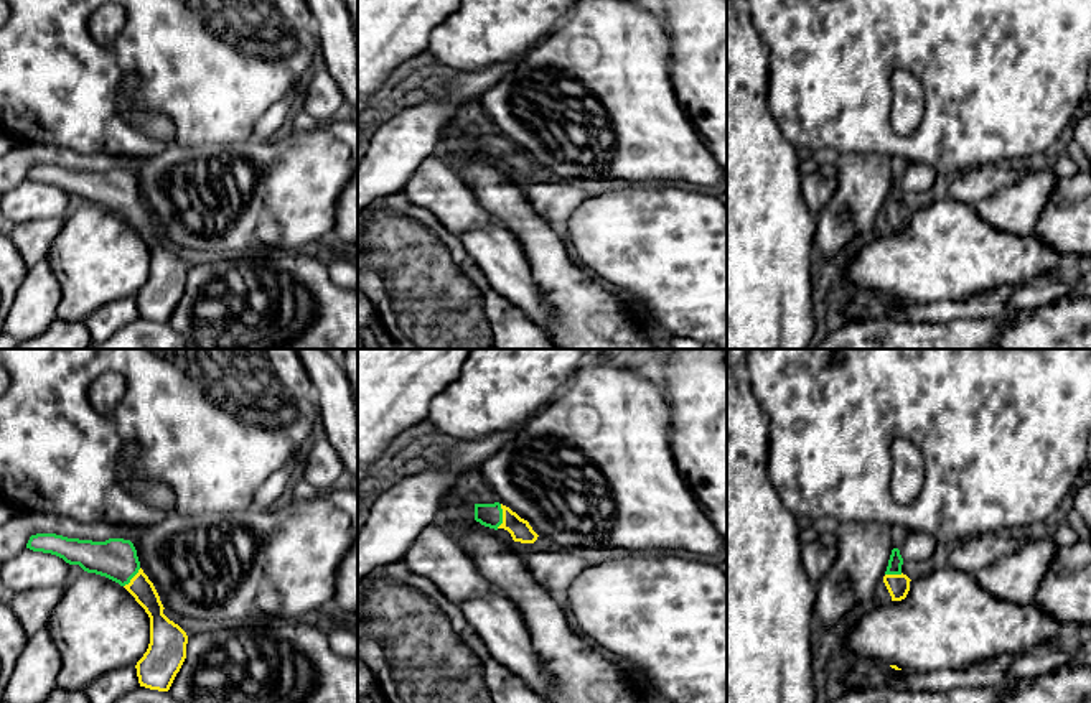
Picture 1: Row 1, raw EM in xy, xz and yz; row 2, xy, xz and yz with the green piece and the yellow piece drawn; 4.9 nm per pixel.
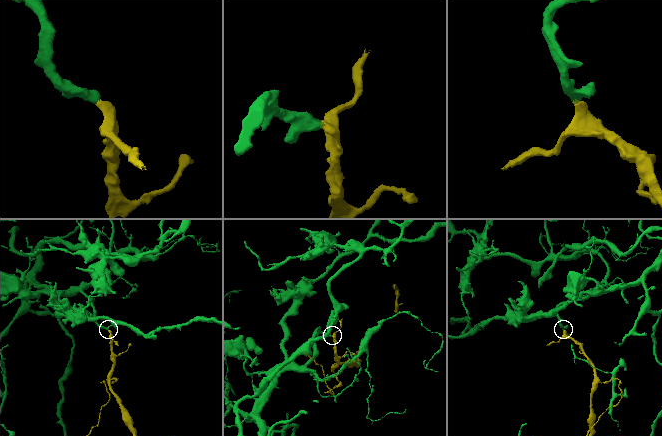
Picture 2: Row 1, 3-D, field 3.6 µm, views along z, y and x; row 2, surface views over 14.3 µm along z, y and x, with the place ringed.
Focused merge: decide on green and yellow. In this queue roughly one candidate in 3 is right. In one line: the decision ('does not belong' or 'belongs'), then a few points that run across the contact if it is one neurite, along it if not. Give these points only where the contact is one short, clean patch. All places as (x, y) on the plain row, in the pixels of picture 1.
belongs; line xz (490, 147), (501, 147), (519, 160)

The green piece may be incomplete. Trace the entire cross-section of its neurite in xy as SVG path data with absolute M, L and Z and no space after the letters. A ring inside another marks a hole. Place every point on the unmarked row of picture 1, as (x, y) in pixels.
M56 165L31 166L26 179L51 184L87 204L105 207L124 217L150 249L150 275L137 293L140 318L168 323L186 290L186 263L163 245L160 227L140 199L130 171L105 173L68 170Z

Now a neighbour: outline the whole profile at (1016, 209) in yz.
M1038 168L1020 181L992 193L974 209L992 227L1027 237L1033 234L1058 179L1053 168Z

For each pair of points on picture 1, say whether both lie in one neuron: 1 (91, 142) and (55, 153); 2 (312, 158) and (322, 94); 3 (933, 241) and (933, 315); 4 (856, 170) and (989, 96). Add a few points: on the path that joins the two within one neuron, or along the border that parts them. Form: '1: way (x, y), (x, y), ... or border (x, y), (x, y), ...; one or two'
1: border (33, 142), (53, 142), (84, 153), (109, 155); two
2: border (333, 117), (320, 124); two
3: border (971, 295), (961, 300), (902, 302); two
4: border (846, 152), (880, 152), (890, 158); two

